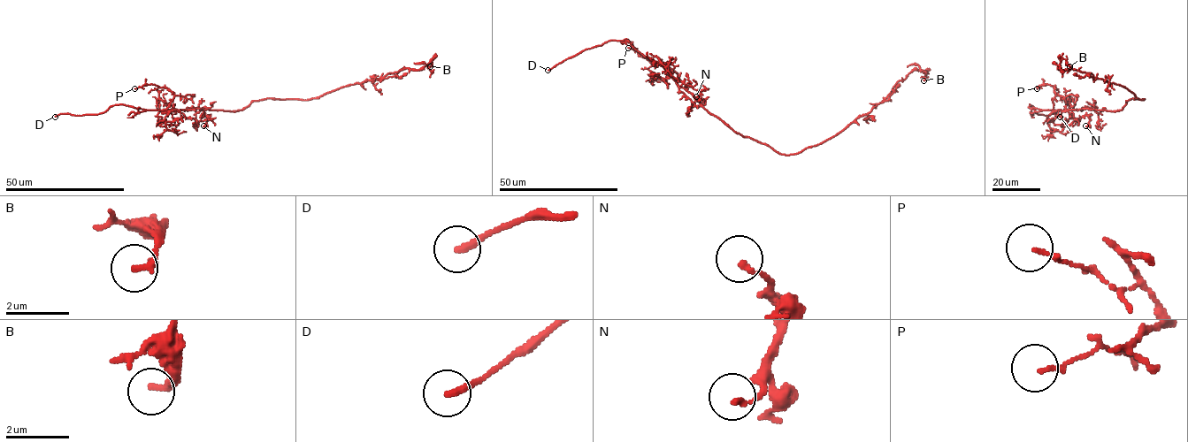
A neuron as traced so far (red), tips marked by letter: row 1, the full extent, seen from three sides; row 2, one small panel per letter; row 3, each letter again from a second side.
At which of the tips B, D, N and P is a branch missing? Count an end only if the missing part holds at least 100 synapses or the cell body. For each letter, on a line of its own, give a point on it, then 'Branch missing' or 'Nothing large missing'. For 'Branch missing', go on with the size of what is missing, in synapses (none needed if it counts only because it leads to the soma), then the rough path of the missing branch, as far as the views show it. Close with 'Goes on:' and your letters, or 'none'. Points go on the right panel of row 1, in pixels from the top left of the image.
B: Place: (1069, 66). Nothing large missing
D: Place: (1060, 117). Branch missing
N: Place: (1085, 125). Nothing large missing
P: Place: (1037, 88). Nothing large missing
Goes on: D

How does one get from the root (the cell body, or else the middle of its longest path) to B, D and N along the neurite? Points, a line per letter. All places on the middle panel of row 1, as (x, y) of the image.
B: (741, 135), (781, 154), (796, 154), (831, 139), (867, 114), (914, 70), (925, 73), (923, 80)
D: (741, 135), (711, 115), (678, 84), (663, 65), (645, 57), (626, 39), (609, 41), (586, 49), (548, 70)
N: (741, 135), (711, 115), (673, 79), (699, 89), (701, 100), (696, 96)

